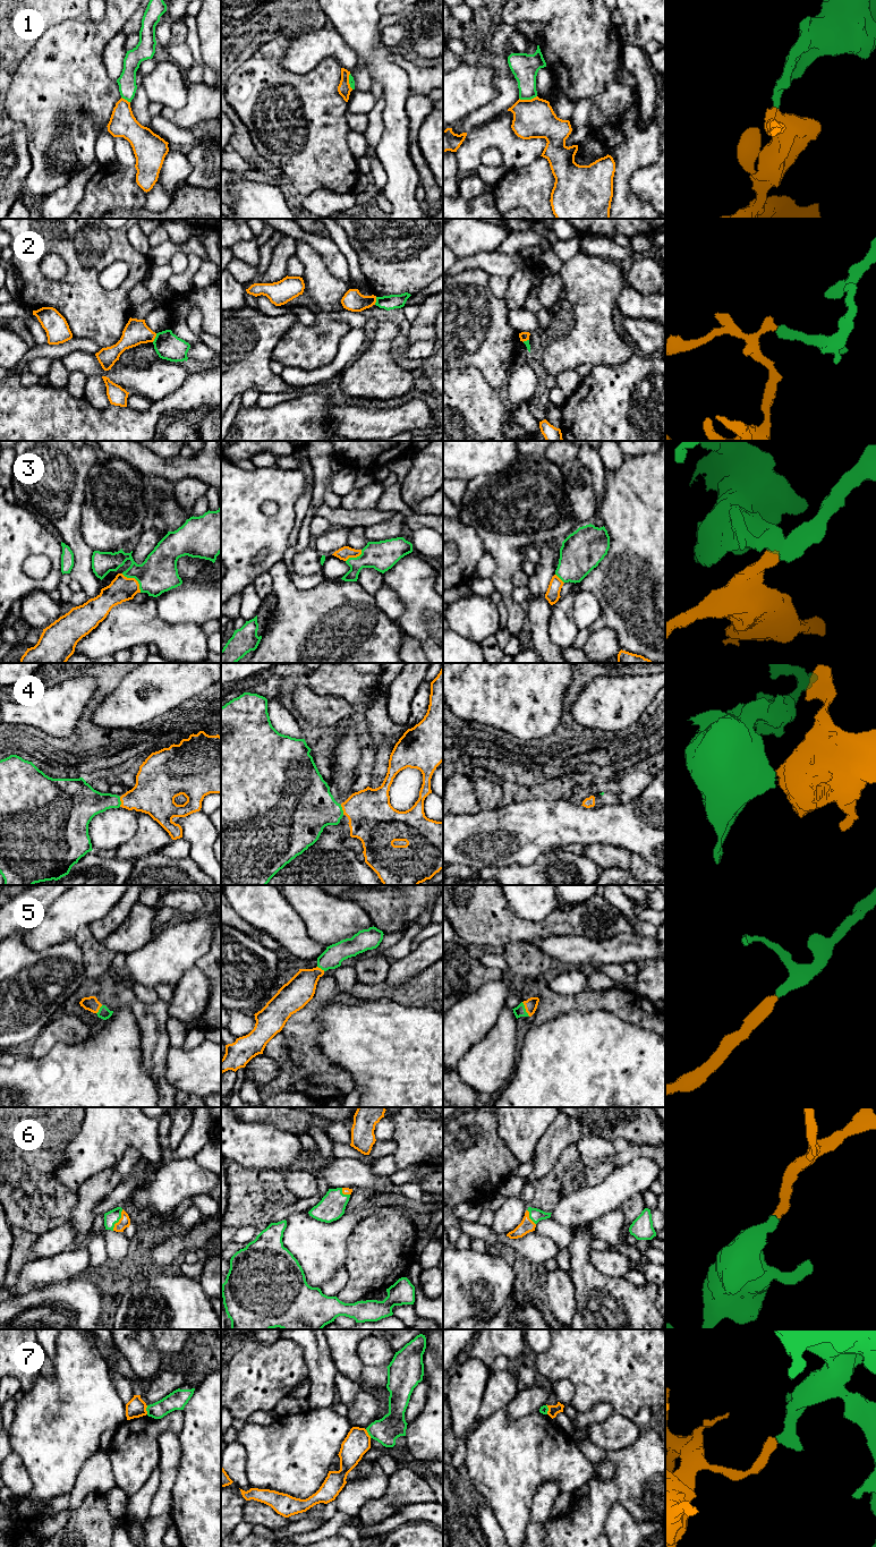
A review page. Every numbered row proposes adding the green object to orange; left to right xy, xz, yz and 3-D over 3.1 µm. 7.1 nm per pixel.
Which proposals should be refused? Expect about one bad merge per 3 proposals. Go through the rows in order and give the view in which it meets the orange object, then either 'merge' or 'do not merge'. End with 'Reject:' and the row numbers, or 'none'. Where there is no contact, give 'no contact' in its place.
1: yz | do not merge
2: xy | do not merge
3: xy | merge
4: xy | merge
5: yz | merge
6: xy | merge
7: xy | do not merge
Reject: 1, 2, 7

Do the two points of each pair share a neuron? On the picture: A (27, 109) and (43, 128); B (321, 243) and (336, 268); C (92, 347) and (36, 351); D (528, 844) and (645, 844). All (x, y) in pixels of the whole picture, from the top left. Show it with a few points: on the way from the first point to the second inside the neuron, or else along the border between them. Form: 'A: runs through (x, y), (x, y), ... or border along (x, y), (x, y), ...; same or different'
A: runs through (32, 113), (42, 124); same
B: runs through (326, 248), (336, 262); same
C: runs through (78, 346), (50, 350); same
D: runs through (558, 830), (615, 830); same

